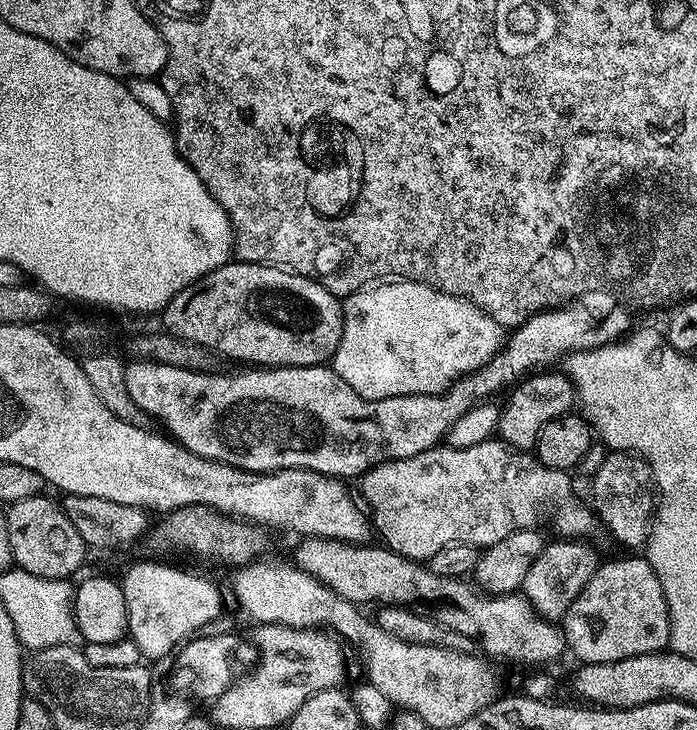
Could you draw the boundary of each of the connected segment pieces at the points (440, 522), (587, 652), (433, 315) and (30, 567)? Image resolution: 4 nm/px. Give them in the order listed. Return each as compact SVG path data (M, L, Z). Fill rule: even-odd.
M493 438L491 440L484 440L478 446L470 446L466 448L449 448L447 446L437 446L426 450L425 452L419 452L414 454L410 458L402 458L399 462L394 460L385 460L383 464L377 464L375 468L365 472L362 477L362 483L365 484L368 489L365 490L363 499L367 502L368 499L374 528L381 532L386 539L386 547L390 550L394 550L398 554L402 554L406 558L411 560L418 560L421 562L431 561L434 554L438 554L438 550L442 550L446 546L451 544L470 544L473 546L487 546L494 542L502 542L502 538L506 538L510 534L520 531L522 528L535 529L536 523L544 516L544 508L551 508L552 518L554 520L554 528L557 531L556 534L559 537L565 539L579 539L586 538L594 528L596 527L596 515L595 511L584 501L584 503L576 496L574 490L574 484L571 480L571 475L568 472L558 470L557 468L551 468L546 466L535 455L529 454L524 450L517 450L509 448L503 440L499 438Z
M628 554L625 560L612 560L609 564L601 563L590 582L586 582L578 598L574 598L566 610L562 631L567 651L573 652L581 665L618 662L622 658L641 656L647 652L665 651L669 647L670 618L666 594L662 594L662 582L658 582L658 574L654 574L647 559L640 554Z
M400 278L395 282L365 287L347 297L342 307L344 329L330 367L340 375L342 382L346 382L346 386L350 386L350 390L367 400L418 394L439 396L447 392L453 382L489 364L506 340L505 329L481 308L460 296L439 292L429 284L419 284L417 280Z
M41 494L19 500L7 509L12 558L15 567L38 578L68 580L83 566L86 545L82 534L74 530L74 522L70 522L63 507L46 497L47 495Z

